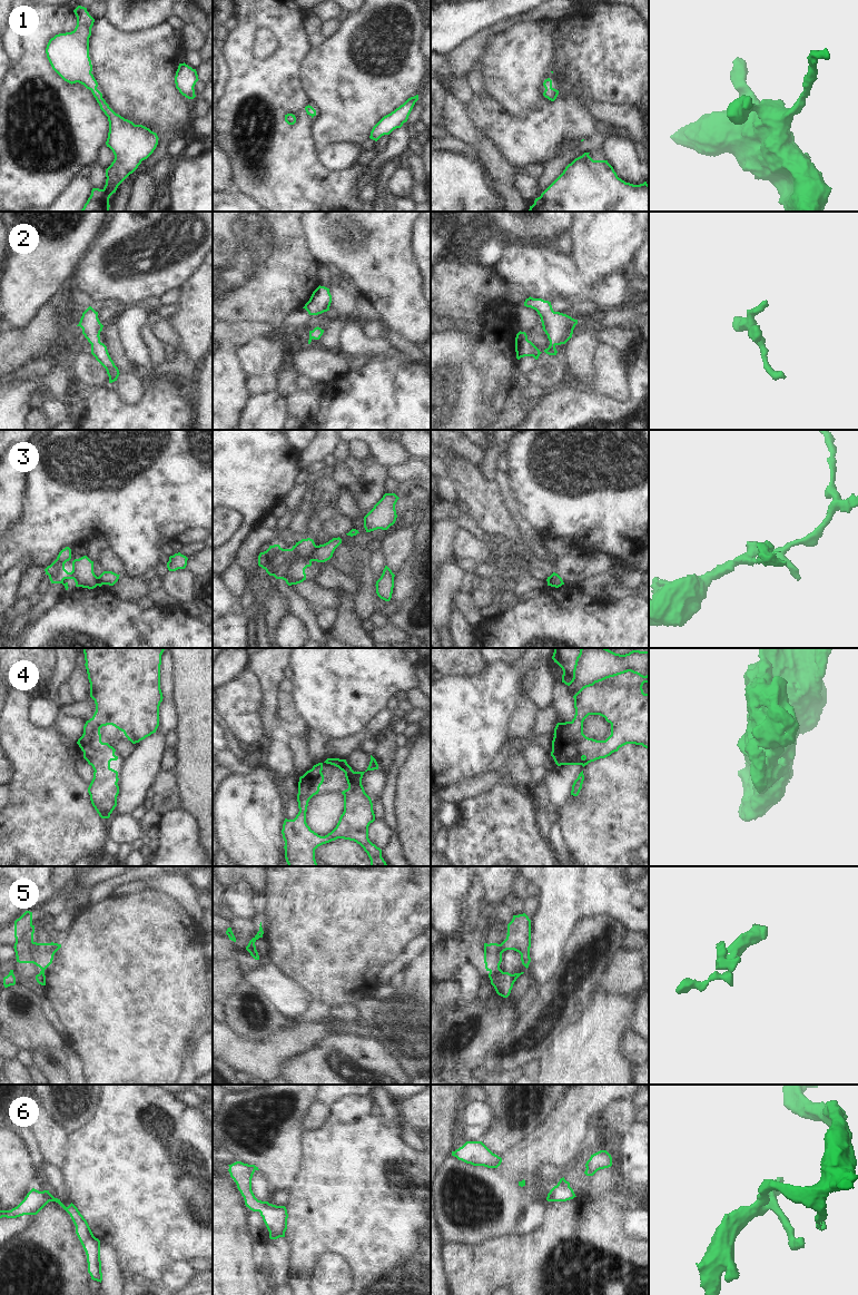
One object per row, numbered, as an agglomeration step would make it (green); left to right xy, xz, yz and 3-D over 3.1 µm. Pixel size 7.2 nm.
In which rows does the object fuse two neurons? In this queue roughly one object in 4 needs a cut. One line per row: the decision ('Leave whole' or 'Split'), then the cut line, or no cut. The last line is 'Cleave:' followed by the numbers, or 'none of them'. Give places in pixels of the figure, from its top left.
1: Leave whole. No split
2: Leave whole. No split
3: Split. Split along xz (317, 546), (312, 553), (312, 560)
4: Leave whole. No split
5: Split. Split along yz (499, 967), (490, 971)
6: Leave whole. No split
Cleave: 3, 5.

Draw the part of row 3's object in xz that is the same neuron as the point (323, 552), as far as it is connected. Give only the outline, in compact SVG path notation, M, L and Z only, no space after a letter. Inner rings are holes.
M333 538L324 545L319 545L312 553L312 560L317 562L325 562L333 557L335 549L342 543L342 539Z

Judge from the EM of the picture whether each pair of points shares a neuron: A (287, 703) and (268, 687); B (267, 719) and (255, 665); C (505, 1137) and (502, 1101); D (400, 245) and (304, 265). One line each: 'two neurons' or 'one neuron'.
A: two neurons
B: one neuron
C: one neuron
D: two neurons

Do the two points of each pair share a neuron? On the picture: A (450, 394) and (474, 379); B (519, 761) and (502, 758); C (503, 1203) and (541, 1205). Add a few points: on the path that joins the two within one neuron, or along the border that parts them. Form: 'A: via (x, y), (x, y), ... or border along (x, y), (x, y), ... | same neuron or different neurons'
A: via (455, 389), (461, 384), (469, 383) | same neuron
B: border along (510, 758), (502, 768) | different neurons
C: border along (530, 1203), (521, 1214), (516, 1227) | different neurons

